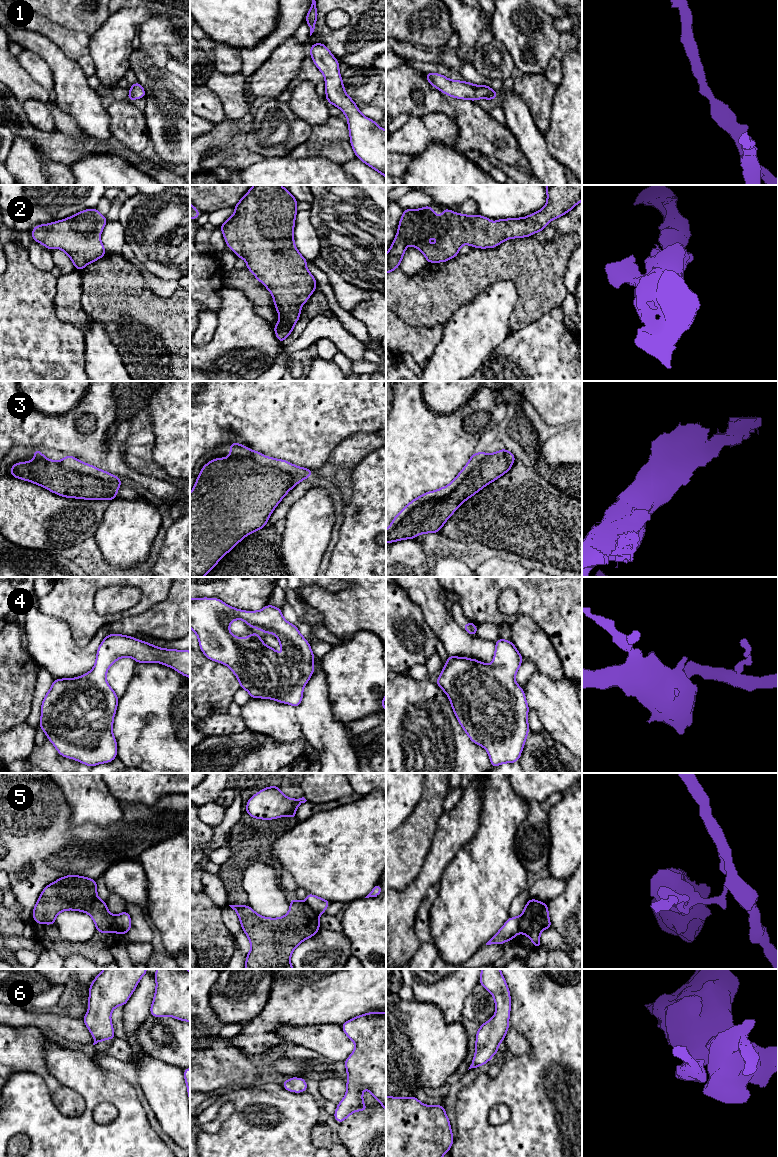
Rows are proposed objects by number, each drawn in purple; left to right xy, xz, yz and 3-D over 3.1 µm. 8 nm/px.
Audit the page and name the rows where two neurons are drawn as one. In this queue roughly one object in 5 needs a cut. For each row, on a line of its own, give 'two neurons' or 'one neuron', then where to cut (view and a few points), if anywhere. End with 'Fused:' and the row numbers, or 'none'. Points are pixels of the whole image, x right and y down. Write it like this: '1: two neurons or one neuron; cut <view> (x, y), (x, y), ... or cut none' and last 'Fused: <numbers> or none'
1: one neuron; cut none
2: one neuron; cut none
3: one neuron; cut none
4: one neuron; cut none
5: two neurons; cut xy (114, 916), (118, 932)
6: one neuron; cut none
Fused: 5

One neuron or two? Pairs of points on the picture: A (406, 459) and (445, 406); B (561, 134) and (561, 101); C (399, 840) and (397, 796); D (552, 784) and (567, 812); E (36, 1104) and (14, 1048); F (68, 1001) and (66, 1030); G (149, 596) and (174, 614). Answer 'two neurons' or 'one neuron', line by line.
A: two neurons
B: one neuron
C: two neurons
D: two neurons
E: two neurons
F: two neurons
G: two neurons

